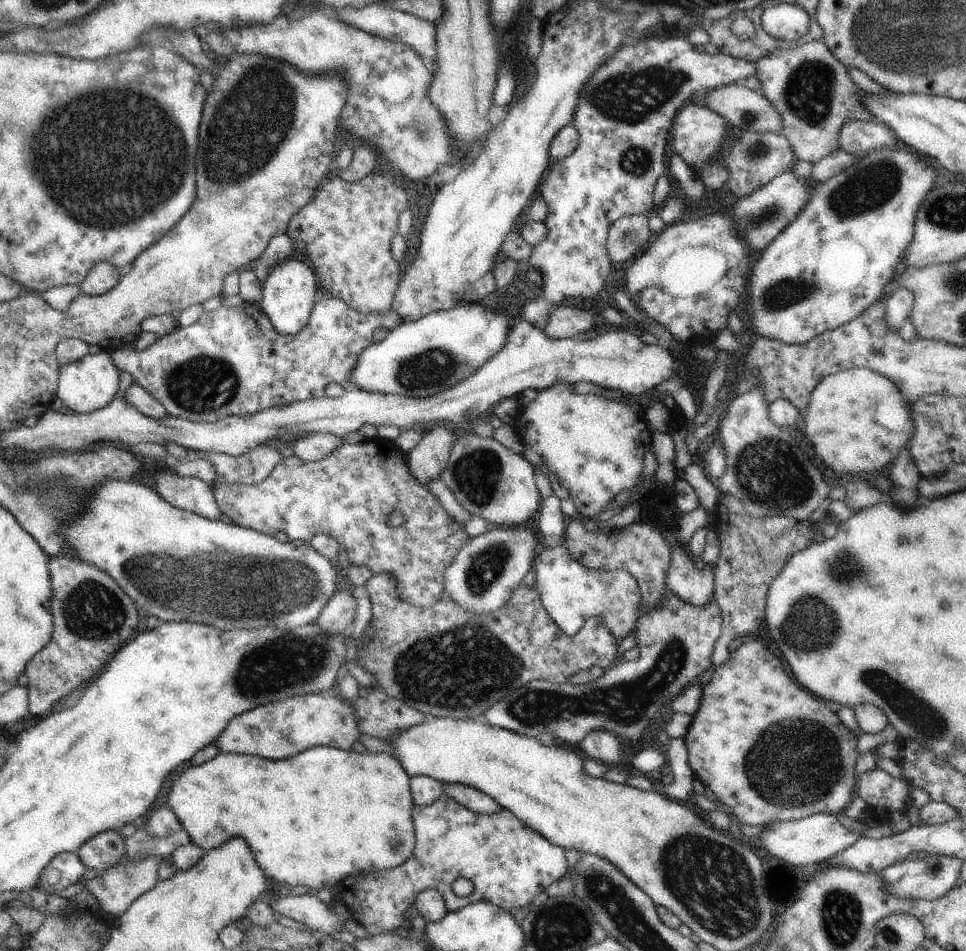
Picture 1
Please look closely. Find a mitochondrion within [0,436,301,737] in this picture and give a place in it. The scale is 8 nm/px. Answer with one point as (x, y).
(53, 492)

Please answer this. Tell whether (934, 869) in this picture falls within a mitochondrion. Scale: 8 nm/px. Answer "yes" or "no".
yes

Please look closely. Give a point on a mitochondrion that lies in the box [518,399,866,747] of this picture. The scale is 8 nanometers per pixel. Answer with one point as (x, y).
(771, 474)

